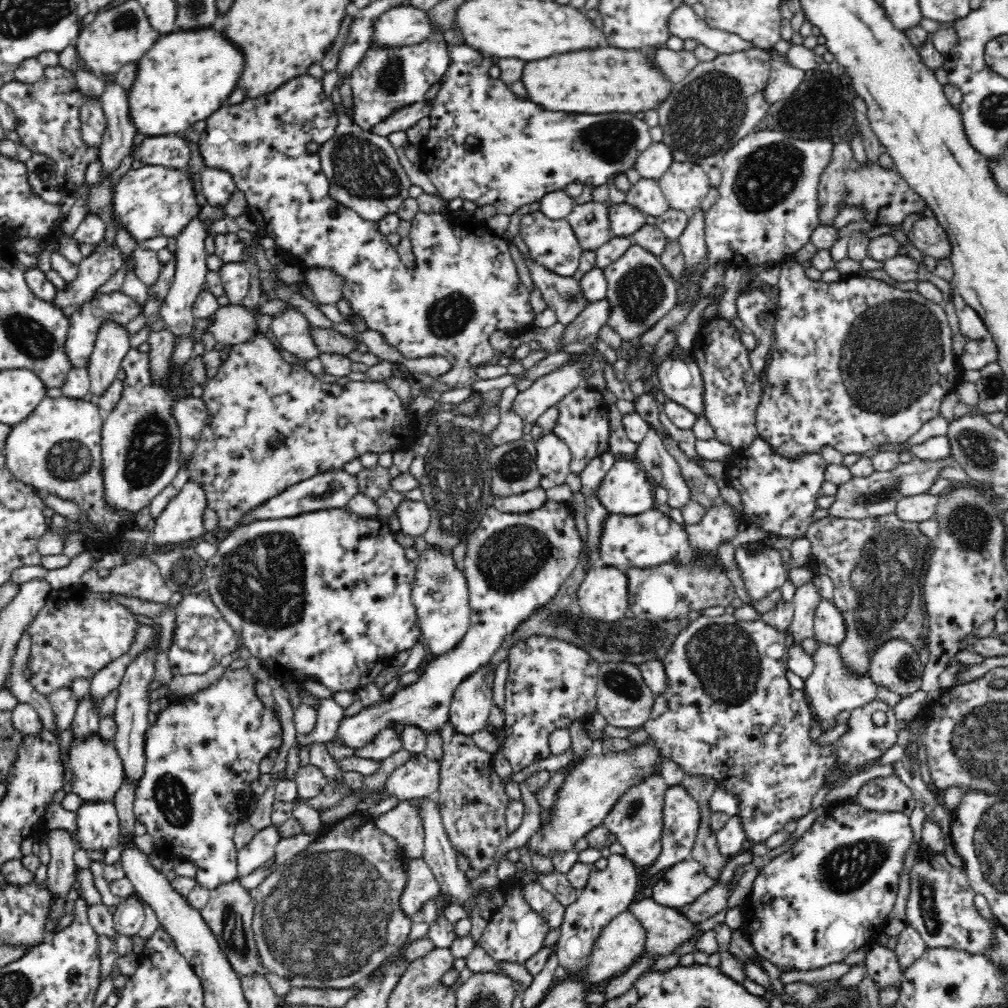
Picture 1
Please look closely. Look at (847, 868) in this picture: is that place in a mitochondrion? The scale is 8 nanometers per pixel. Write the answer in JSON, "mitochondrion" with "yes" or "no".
{"mitochondrion":"yes"}

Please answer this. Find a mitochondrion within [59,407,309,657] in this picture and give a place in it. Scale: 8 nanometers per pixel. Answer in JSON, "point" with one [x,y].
{"point":[149,448]}

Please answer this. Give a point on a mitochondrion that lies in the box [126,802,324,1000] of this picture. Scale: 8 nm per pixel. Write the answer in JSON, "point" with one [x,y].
{"point":[233,927]}

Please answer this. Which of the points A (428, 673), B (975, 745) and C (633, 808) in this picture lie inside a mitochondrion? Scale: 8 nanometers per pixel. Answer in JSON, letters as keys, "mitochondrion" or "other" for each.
{"A":"other","B":"mitochondrion","C":"mitochondrion"}

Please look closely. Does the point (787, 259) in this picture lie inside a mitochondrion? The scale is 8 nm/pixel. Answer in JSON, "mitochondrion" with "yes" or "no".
{"mitochondrion":"no"}

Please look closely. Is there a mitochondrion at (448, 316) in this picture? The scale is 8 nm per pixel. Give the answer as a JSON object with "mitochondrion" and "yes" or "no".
{"mitochondrion":"yes"}

